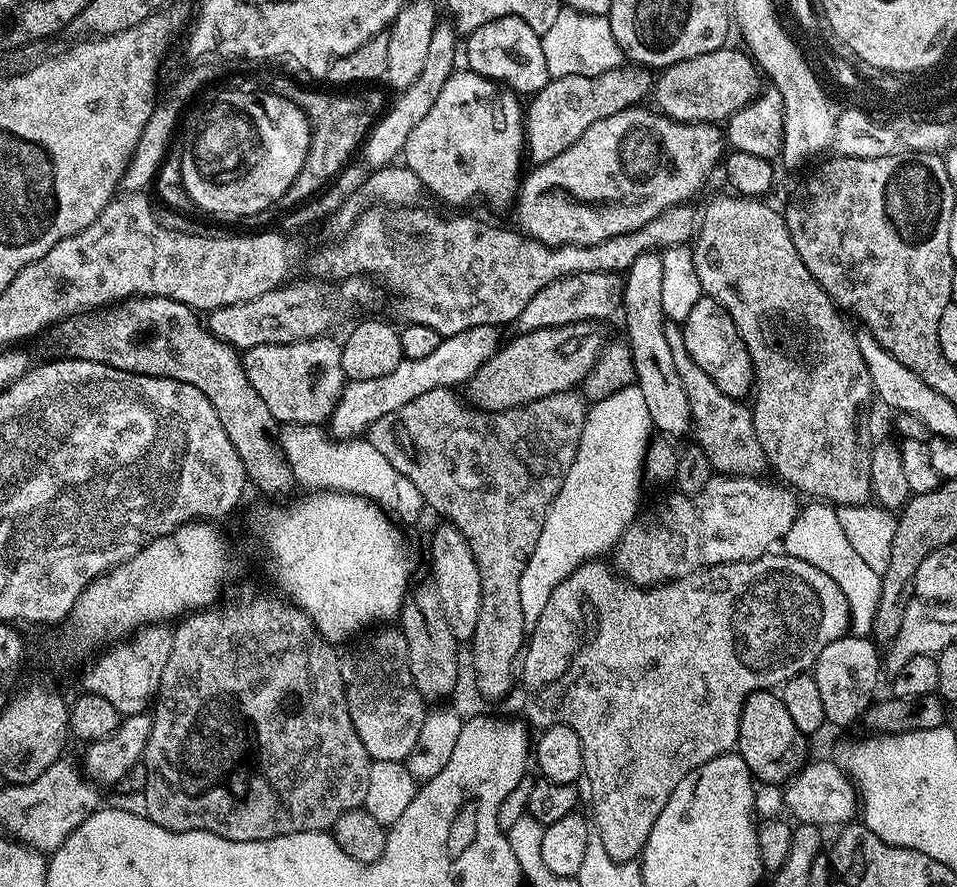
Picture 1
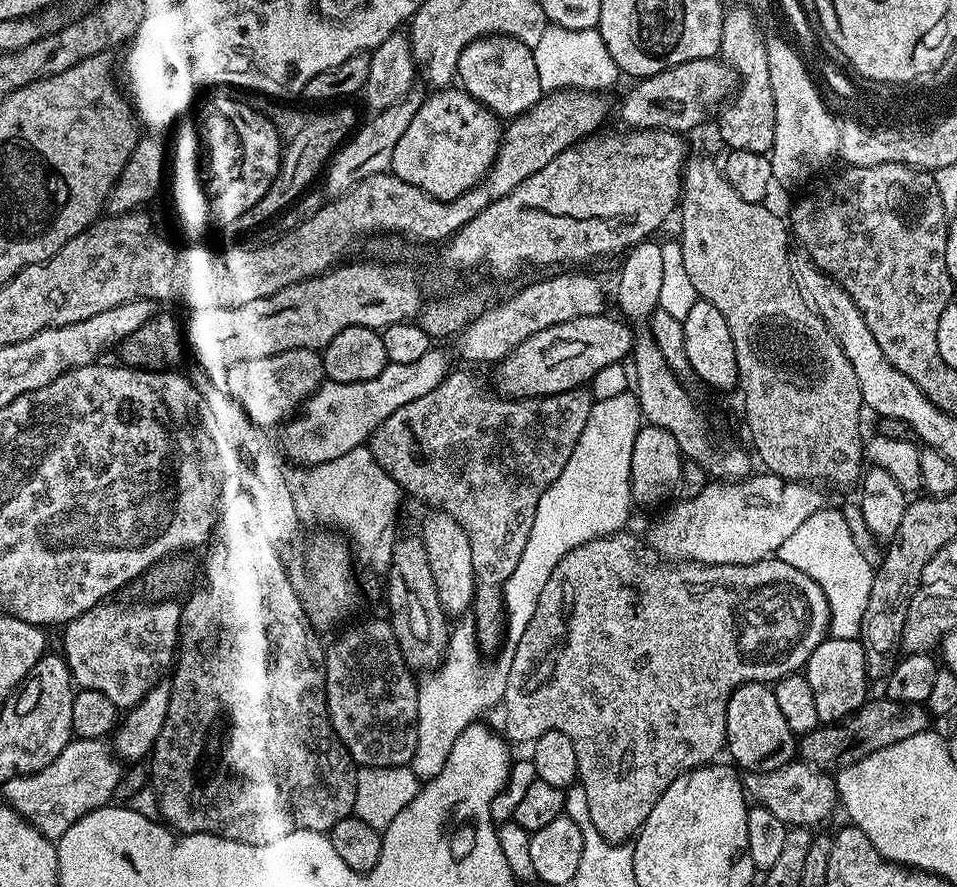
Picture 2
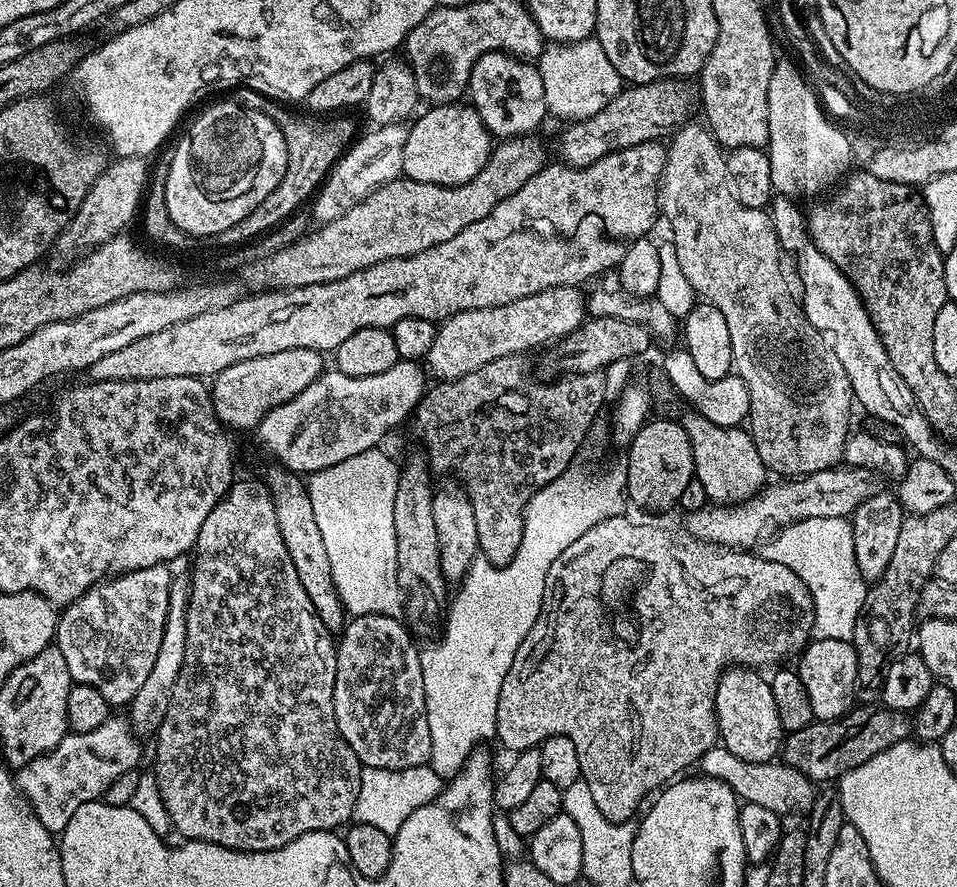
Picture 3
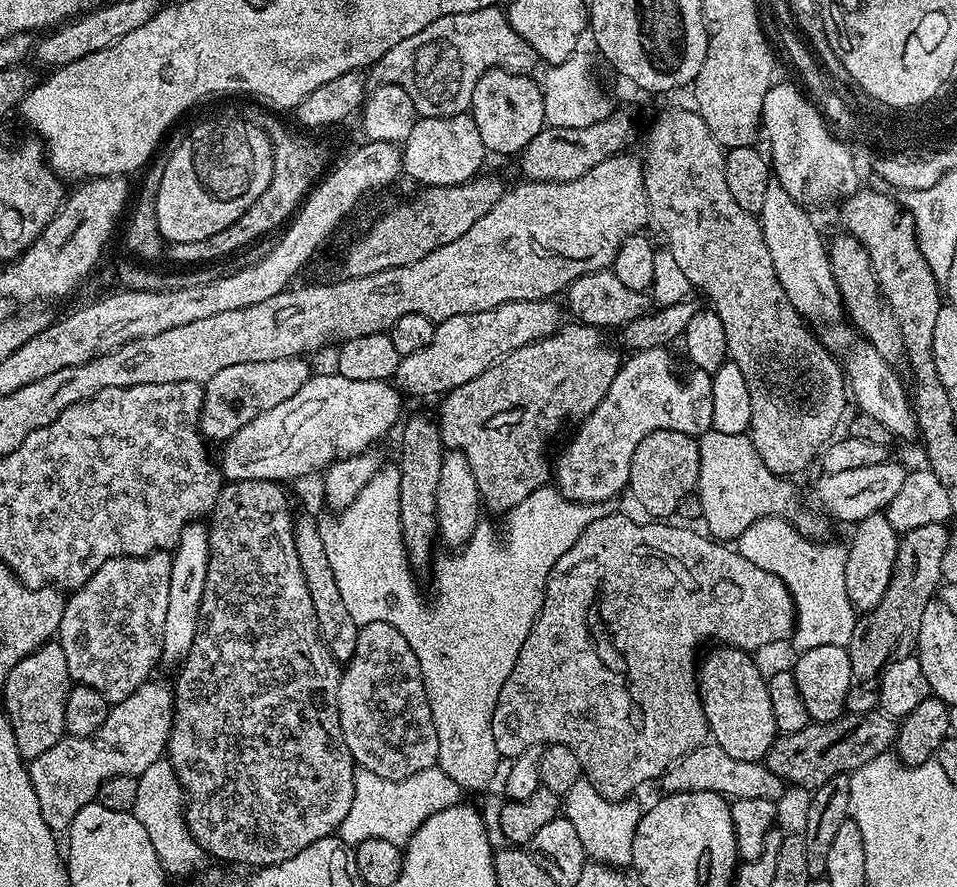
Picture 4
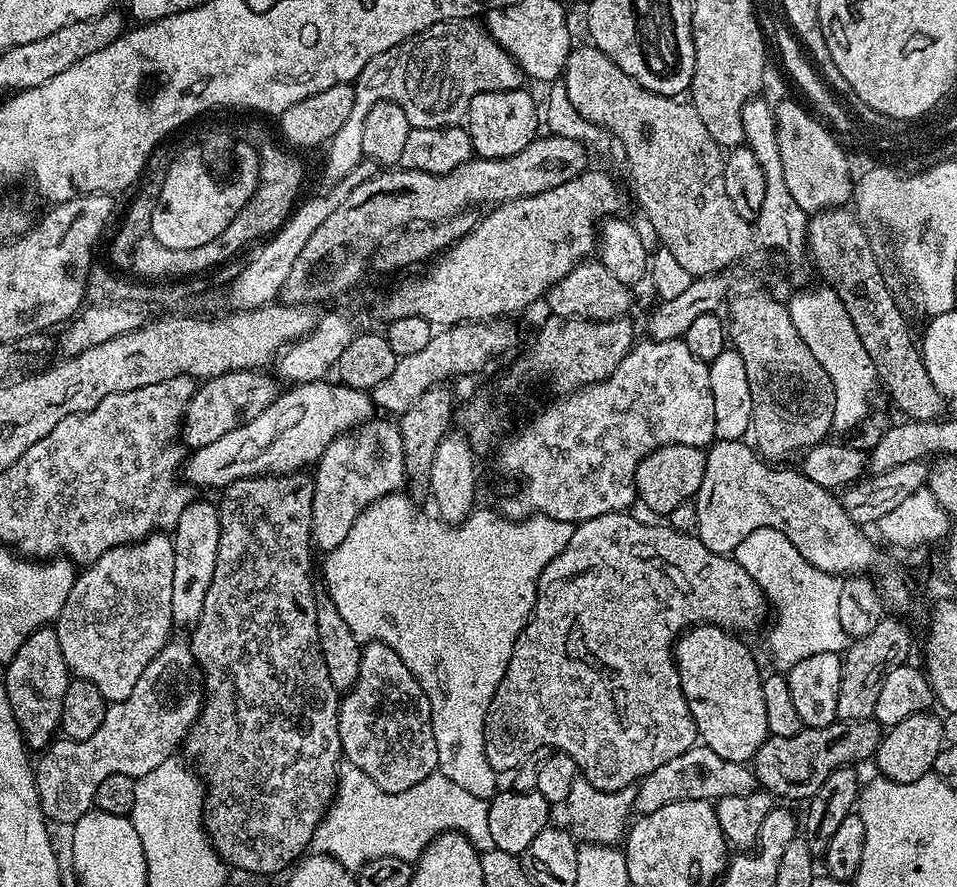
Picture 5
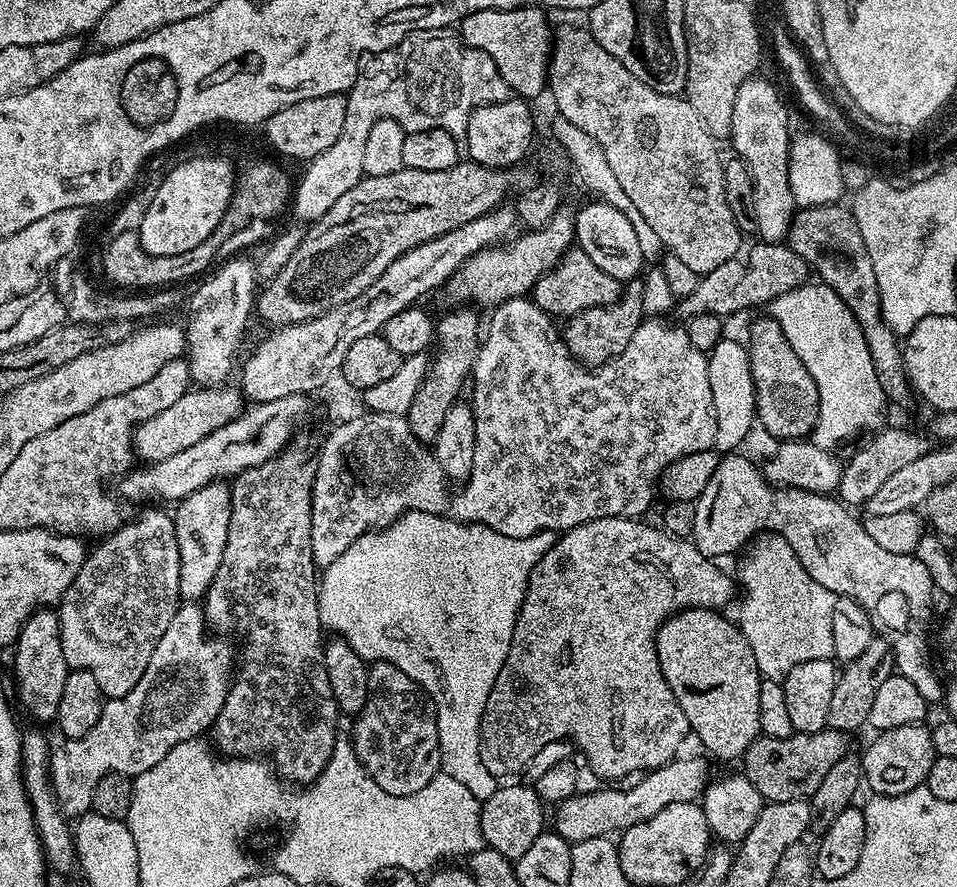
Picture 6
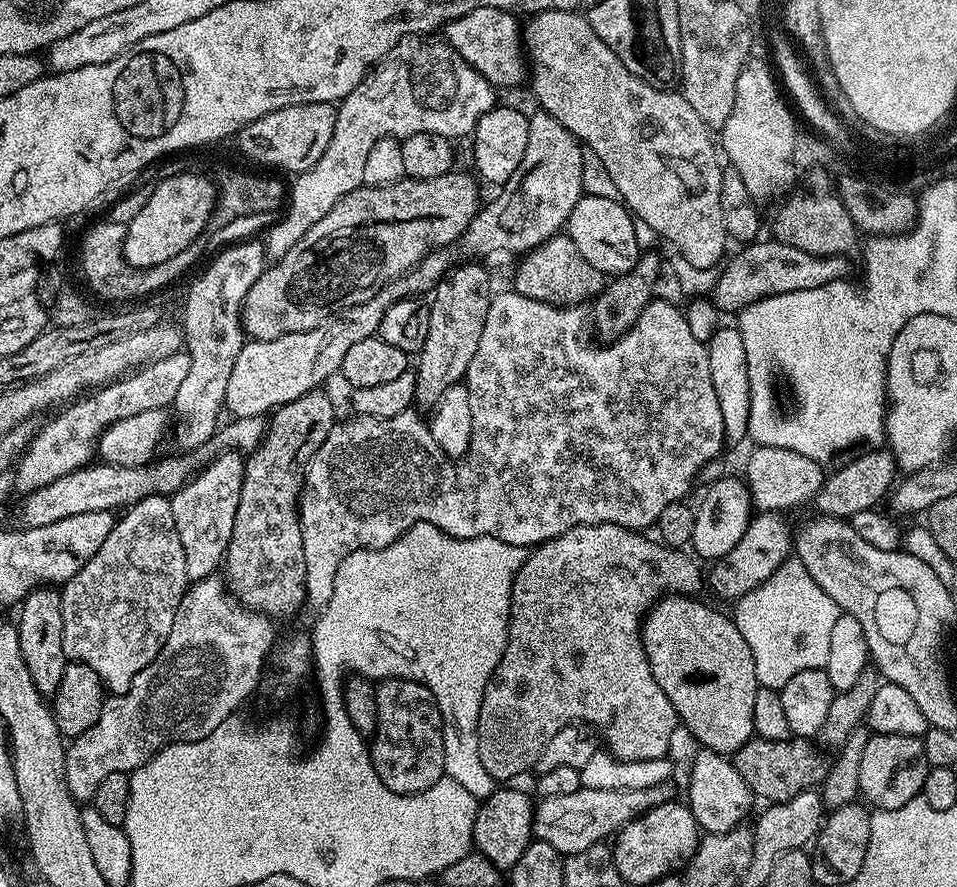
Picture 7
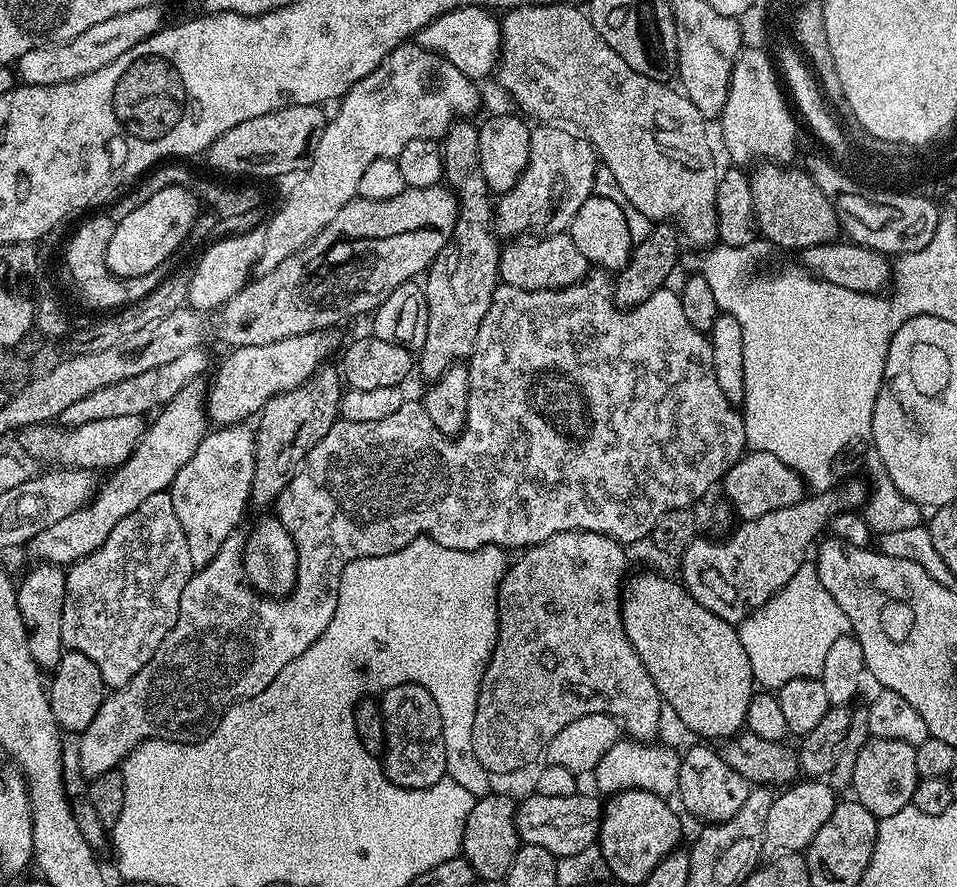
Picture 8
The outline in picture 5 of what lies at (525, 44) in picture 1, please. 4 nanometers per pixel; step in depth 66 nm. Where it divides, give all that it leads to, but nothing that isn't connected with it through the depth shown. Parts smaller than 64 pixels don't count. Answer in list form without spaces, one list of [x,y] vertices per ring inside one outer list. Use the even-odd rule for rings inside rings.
[[[523,87],[511,88],[508,92],[483,92],[474,94],[468,103],[468,115],[466,117],[466,127],[470,134],[472,151],[481,160],[490,158],[510,158],[510,154],[518,154],[518,150],[526,150],[530,142],[535,140],[538,129],[542,124],[542,112],[536,109],[536,100],[530,93],[524,92]]]

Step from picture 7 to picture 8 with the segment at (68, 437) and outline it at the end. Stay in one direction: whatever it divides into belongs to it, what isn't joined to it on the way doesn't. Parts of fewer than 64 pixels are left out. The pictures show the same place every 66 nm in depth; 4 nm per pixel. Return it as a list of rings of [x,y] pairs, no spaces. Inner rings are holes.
[[[195,348],[186,350],[186,354],[174,358],[174,362],[166,362],[166,366],[158,366],[154,370],[146,370],[146,374],[137,374],[135,378],[126,378],[122,382],[114,382],[114,386],[102,386],[102,390],[94,390],[94,394],[86,394],[86,398],[74,402],[64,411],[62,420],[65,425],[75,426],[94,422],[98,418],[118,418],[122,414],[144,416],[159,409],[185,388],[190,382],[201,379],[208,368],[207,351]]]

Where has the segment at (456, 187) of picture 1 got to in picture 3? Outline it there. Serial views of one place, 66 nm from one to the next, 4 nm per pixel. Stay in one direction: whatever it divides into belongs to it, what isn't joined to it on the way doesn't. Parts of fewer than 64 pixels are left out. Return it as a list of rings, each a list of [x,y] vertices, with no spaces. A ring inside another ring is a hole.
[[[471,103],[438,104],[427,110],[429,112],[421,111],[411,121],[406,150],[402,154],[403,175],[409,180],[447,188],[470,182],[470,178],[474,178],[474,174],[486,166],[494,147],[494,137],[486,130]]]

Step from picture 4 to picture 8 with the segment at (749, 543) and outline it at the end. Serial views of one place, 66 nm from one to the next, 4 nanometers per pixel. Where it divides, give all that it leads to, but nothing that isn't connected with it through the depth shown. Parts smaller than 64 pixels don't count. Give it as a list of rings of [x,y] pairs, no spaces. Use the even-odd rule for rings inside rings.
[[[805,562],[798,574],[790,578],[790,582],[786,582],[786,586],[782,586],[780,592],[774,593],[761,608],[749,614],[738,625],[746,658],[750,658],[753,681],[764,690],[778,690],[794,678],[819,677],[830,646],[845,636],[849,628],[846,614],[842,614],[842,606],[838,606],[838,602],[830,598],[830,590],[822,586],[816,573],[816,565],[812,562]]]

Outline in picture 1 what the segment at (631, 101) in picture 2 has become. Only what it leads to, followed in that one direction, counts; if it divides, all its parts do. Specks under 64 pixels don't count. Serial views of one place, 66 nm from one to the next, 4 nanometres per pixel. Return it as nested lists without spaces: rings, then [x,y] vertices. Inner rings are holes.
[[[725,46],[663,69],[655,77],[650,100],[671,120],[681,120],[687,124],[724,122],[760,95],[760,80],[762,73],[747,51],[739,52],[736,48]]]

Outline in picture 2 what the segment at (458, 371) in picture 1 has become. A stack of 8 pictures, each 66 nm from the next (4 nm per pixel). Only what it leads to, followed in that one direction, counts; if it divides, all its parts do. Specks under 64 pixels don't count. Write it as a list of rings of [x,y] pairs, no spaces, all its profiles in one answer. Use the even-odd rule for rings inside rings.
[[[433,350],[418,358],[418,362],[390,362],[378,378],[370,378],[366,382],[346,380],[336,384],[325,383],[303,405],[299,415],[292,418],[297,420],[287,421],[289,424],[284,428],[282,447],[289,460],[308,460],[309,465],[342,458],[342,454],[350,454],[350,450],[367,445],[396,410],[414,402],[414,398],[422,398],[422,394],[430,394],[434,386],[448,379],[449,373],[447,354]]]

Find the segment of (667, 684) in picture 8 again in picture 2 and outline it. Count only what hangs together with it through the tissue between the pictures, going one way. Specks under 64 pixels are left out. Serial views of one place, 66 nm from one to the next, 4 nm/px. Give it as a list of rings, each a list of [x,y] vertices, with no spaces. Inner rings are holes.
[[[743,684],[732,692],[730,702],[726,706],[726,728],[728,734],[727,755],[732,755],[737,760],[735,763],[745,773],[778,770],[797,759],[798,737],[790,730],[790,725],[782,714],[782,709],[778,707],[775,691],[768,684]]]

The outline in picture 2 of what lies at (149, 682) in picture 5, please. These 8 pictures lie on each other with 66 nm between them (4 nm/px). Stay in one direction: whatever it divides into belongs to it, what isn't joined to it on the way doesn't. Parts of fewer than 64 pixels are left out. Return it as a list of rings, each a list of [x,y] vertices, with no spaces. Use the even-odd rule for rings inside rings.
[[[73,738],[50,766],[29,776],[3,781],[2,796],[22,819],[33,824],[46,839],[56,842],[78,818],[105,807],[115,797],[121,771],[121,761],[104,740]]]

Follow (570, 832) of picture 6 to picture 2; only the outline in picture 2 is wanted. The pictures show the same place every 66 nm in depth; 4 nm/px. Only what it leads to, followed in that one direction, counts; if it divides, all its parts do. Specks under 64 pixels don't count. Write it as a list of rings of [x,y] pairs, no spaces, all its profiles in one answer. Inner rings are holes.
[[[793,762],[769,772],[749,772],[743,782],[745,793],[759,807],[770,810],[770,814],[782,818],[782,822],[789,826],[820,824],[838,808],[835,779],[803,762]]]

